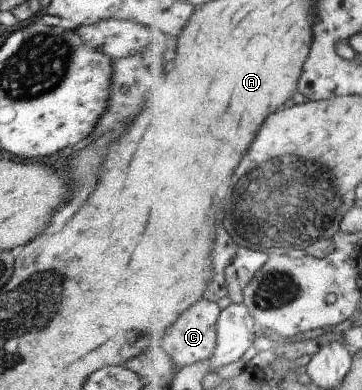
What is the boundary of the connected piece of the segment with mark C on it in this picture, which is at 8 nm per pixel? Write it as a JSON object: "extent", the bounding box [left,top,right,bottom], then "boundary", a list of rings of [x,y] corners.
{"extent":[160,298,222,371],"boundary":[[[203,298],[196,305],[192,305],[190,311],[182,313],[182,317],[174,323],[174,326],[170,327],[170,333],[166,334],[166,337],[160,343],[174,361],[178,371],[182,367],[196,365],[196,363],[209,359],[214,355],[216,345],[218,345],[217,323],[221,311],[222,309],[220,309],[218,303]]]}

